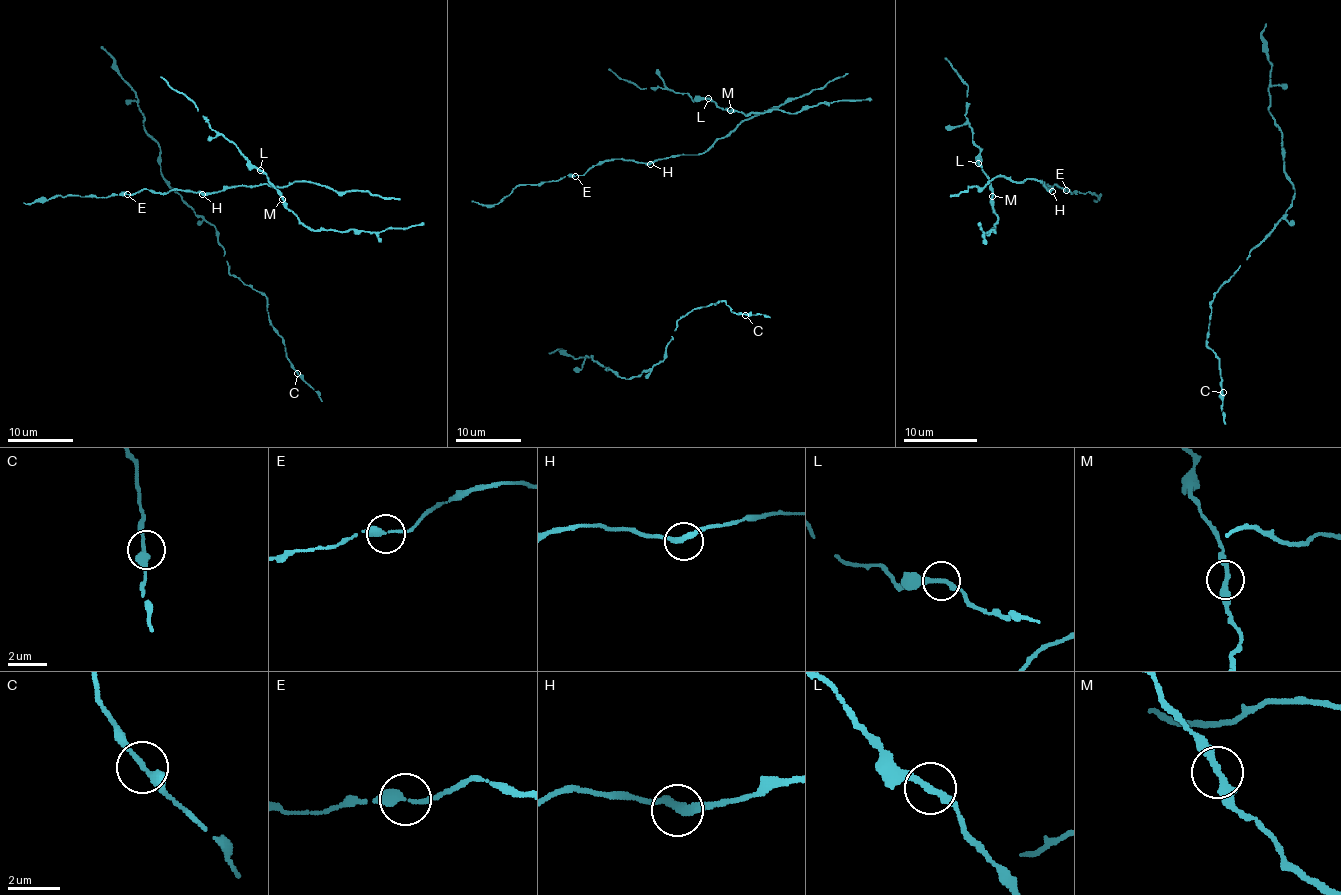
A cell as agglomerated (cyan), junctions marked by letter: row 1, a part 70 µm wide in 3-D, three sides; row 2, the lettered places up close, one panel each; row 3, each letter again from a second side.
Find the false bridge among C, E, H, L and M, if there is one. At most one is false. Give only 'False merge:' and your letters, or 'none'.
False merge: none

